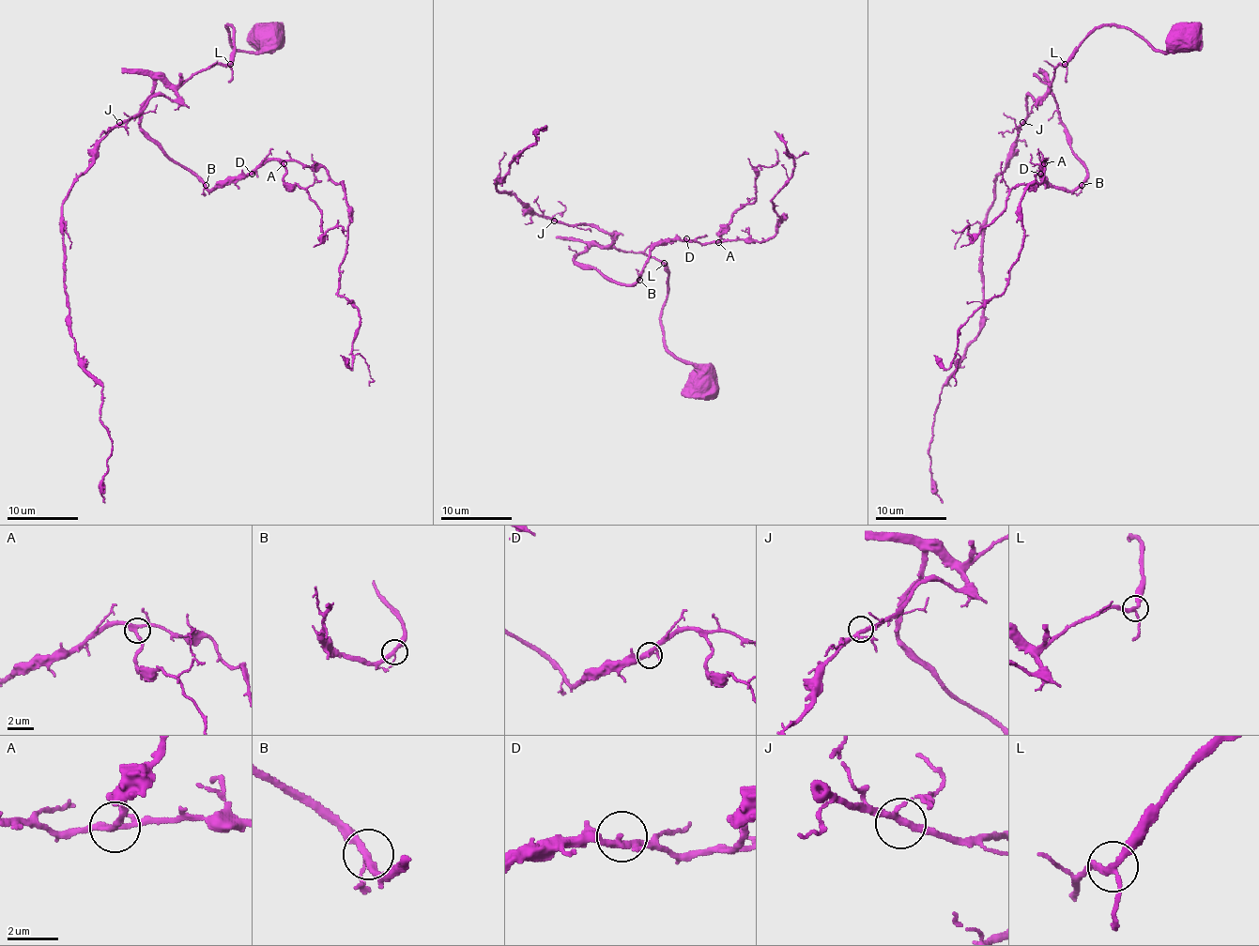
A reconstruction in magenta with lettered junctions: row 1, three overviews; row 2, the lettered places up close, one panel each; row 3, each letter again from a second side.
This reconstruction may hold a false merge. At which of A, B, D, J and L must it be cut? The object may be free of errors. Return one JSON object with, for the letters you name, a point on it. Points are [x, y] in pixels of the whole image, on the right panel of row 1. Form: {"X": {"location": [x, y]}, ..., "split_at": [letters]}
{"split_at": []}

